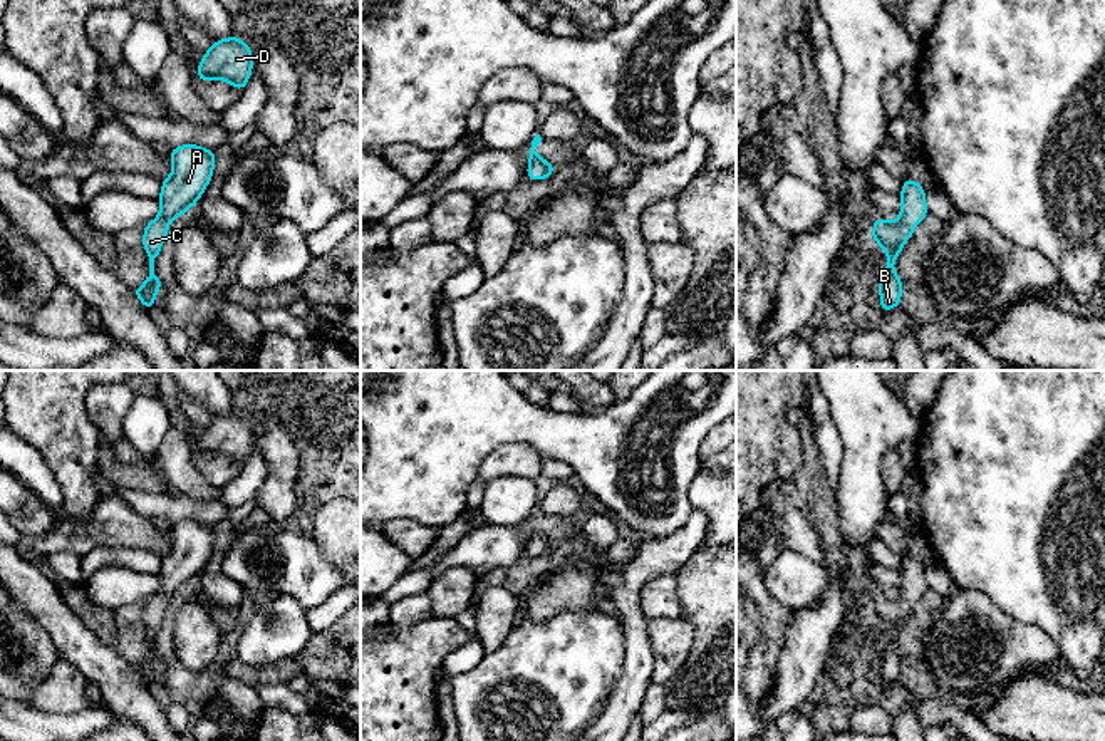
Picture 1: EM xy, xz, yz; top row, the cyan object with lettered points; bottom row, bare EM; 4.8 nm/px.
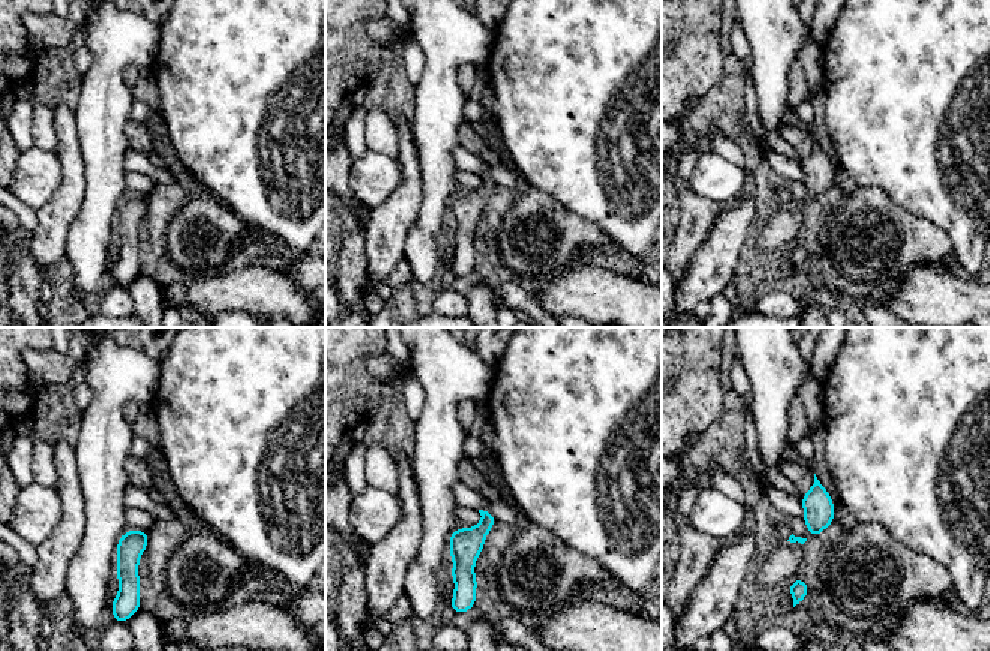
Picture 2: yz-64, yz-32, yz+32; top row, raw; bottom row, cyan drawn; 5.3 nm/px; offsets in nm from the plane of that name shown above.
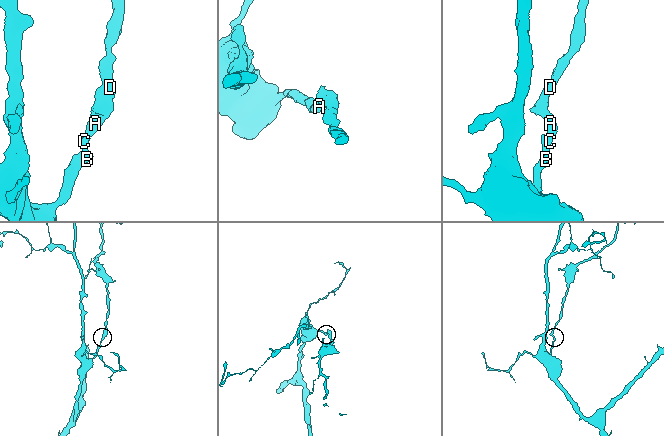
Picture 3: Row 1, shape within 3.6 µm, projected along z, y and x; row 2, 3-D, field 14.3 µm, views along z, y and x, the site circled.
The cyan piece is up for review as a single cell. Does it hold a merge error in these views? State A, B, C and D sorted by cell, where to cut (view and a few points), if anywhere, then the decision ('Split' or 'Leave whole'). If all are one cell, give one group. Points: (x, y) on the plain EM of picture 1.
Groups: A B C D. No split. Leave whole

